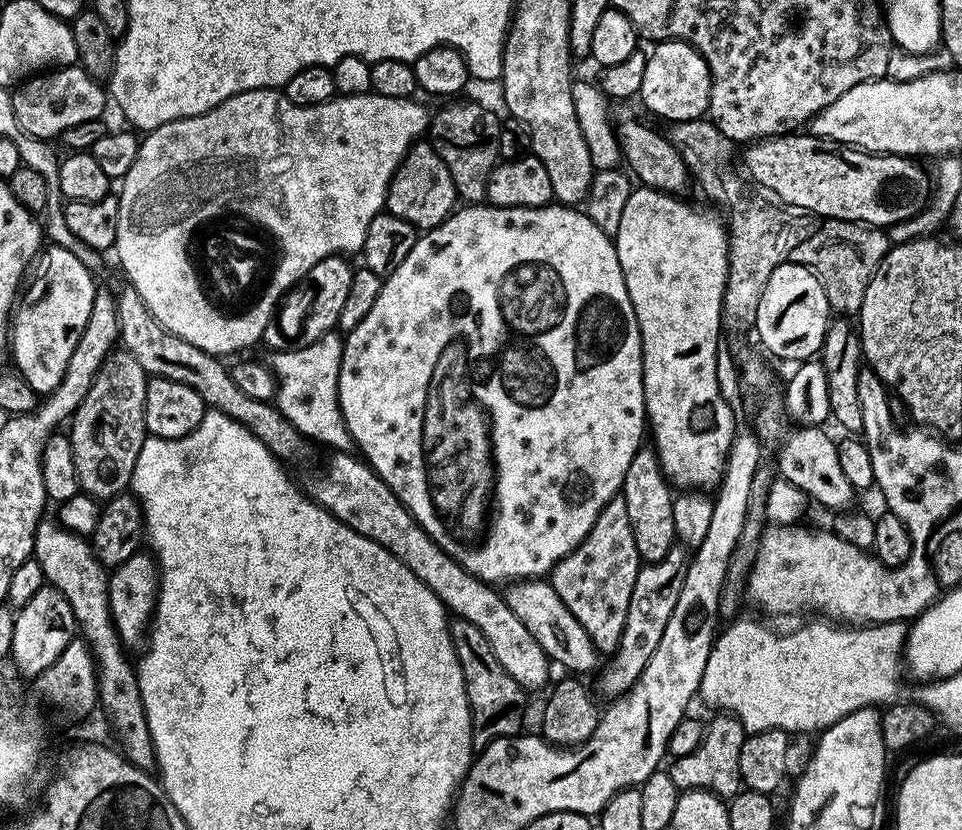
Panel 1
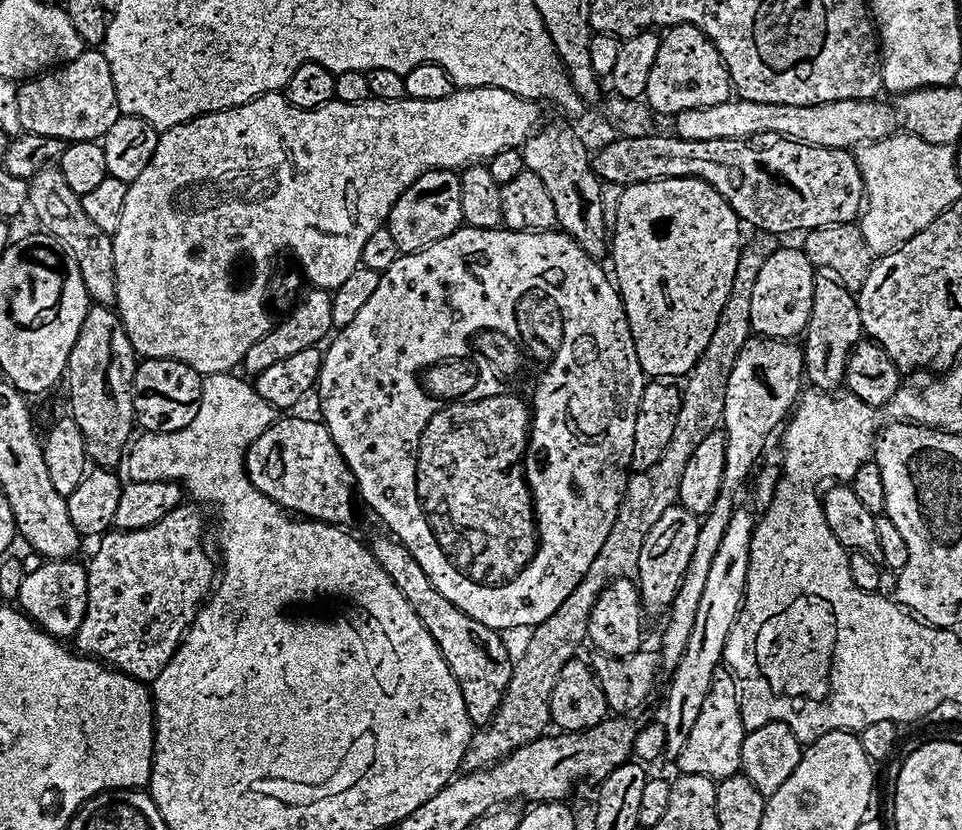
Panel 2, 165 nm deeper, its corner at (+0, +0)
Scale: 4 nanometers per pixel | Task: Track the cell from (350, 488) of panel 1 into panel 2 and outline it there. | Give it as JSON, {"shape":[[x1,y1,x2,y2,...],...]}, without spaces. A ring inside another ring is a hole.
{"shape":[[294,414,285,415,288,416,285,420,277,419,273,422,252,445,246,457,248,477,258,491,285,510,291,510,304,518,323,520,325,524,347,525,347,520,352,516,354,481,344,455,338,450,328,427,319,419,303,420,300,416,290,415]]}

